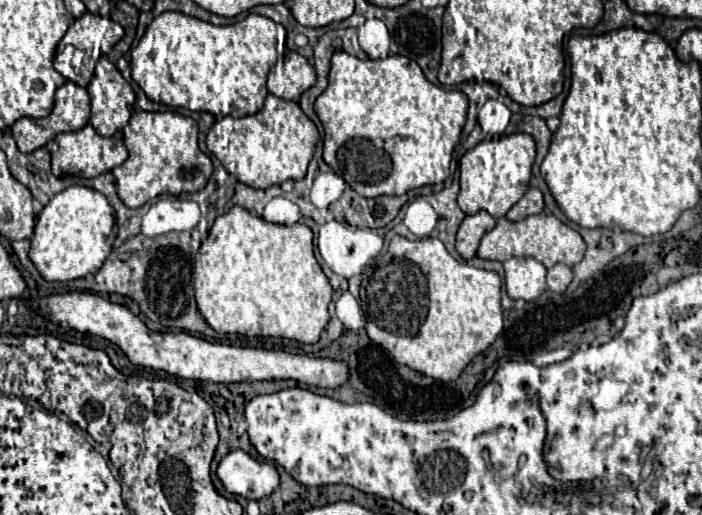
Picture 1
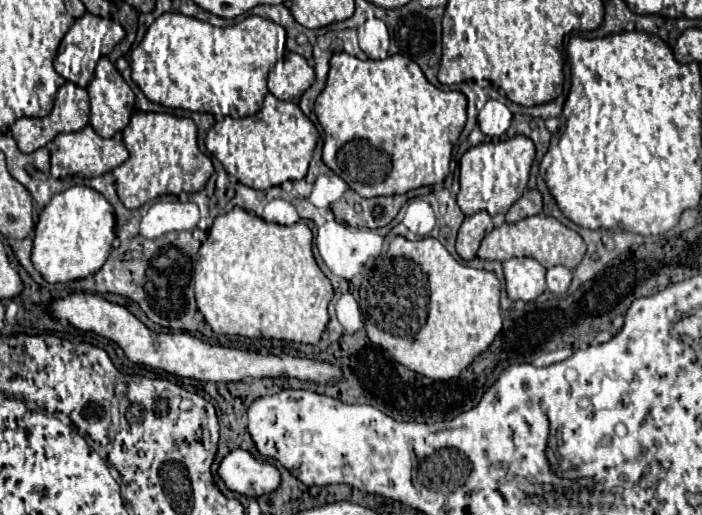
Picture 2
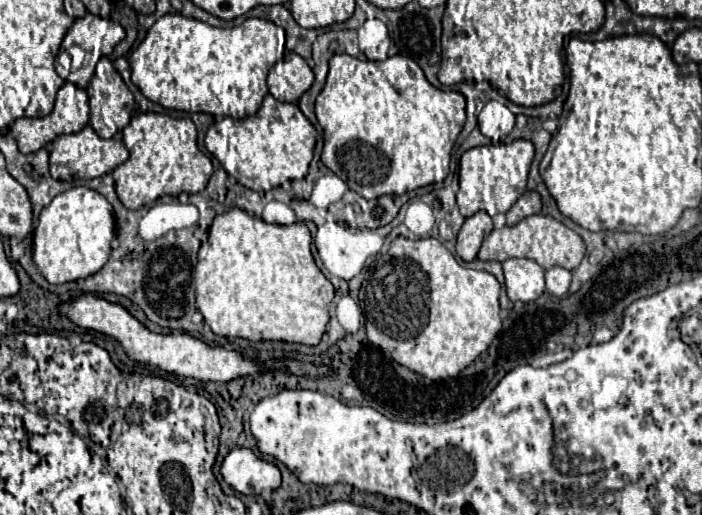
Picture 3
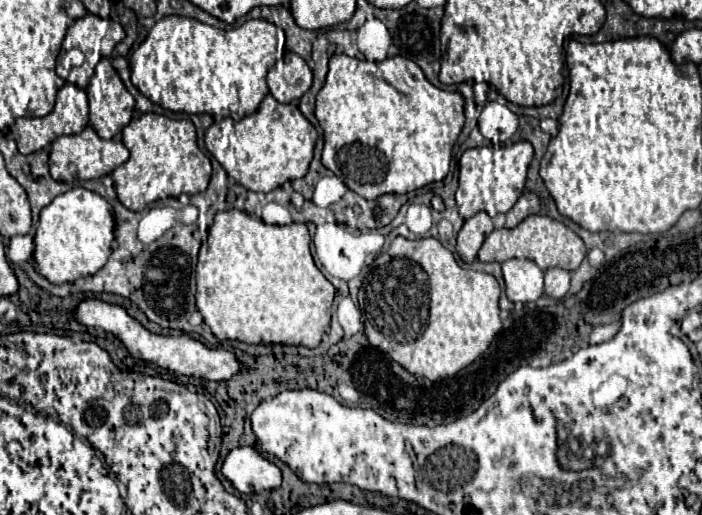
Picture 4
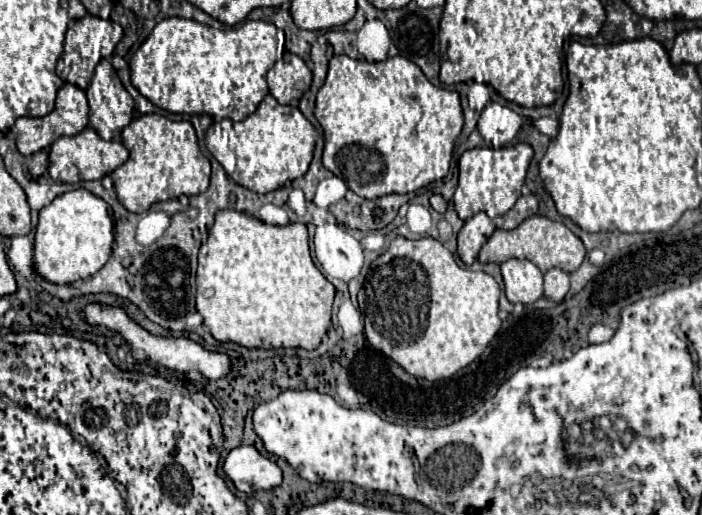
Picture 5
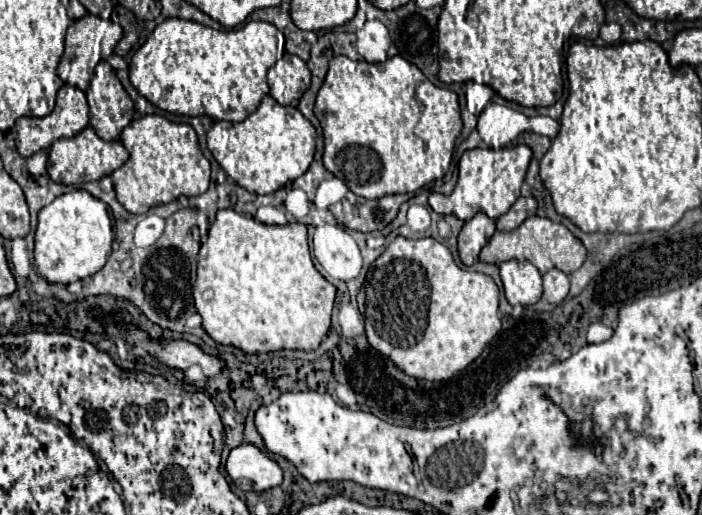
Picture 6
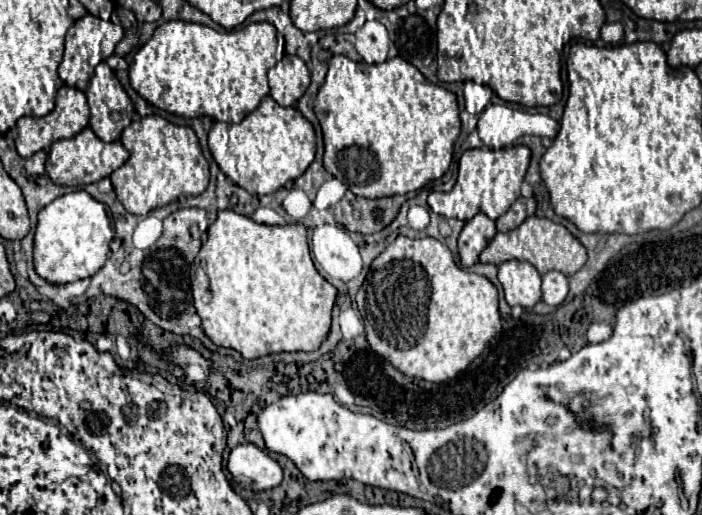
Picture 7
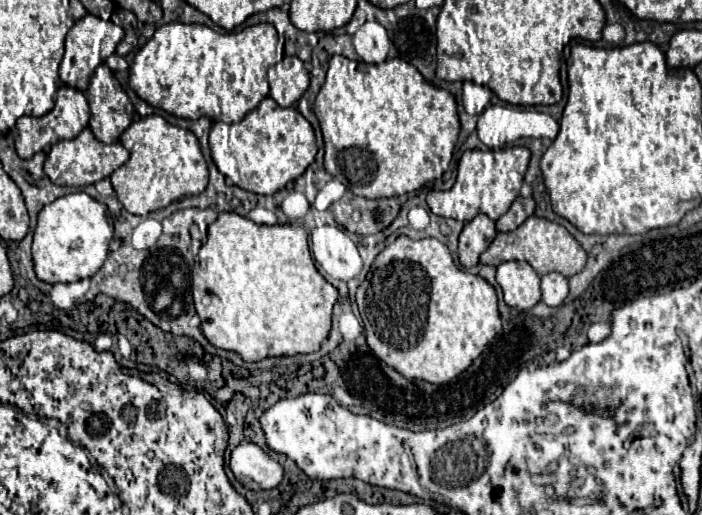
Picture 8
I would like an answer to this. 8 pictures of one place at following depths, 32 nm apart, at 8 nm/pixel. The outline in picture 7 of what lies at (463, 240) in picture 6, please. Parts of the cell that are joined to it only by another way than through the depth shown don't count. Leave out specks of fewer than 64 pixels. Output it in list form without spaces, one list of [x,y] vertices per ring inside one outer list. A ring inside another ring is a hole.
[[[476,214],[472,220],[468,220],[458,238],[460,264],[466,268],[474,266],[478,262],[480,252],[490,244],[494,236],[496,224],[486,214]]]

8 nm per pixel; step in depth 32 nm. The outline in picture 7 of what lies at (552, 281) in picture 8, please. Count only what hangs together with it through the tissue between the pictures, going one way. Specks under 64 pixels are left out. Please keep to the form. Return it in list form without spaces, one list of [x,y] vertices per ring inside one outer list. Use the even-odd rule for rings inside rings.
[[[562,272],[542,276],[542,300],[550,306],[560,306],[568,296],[568,278]]]

